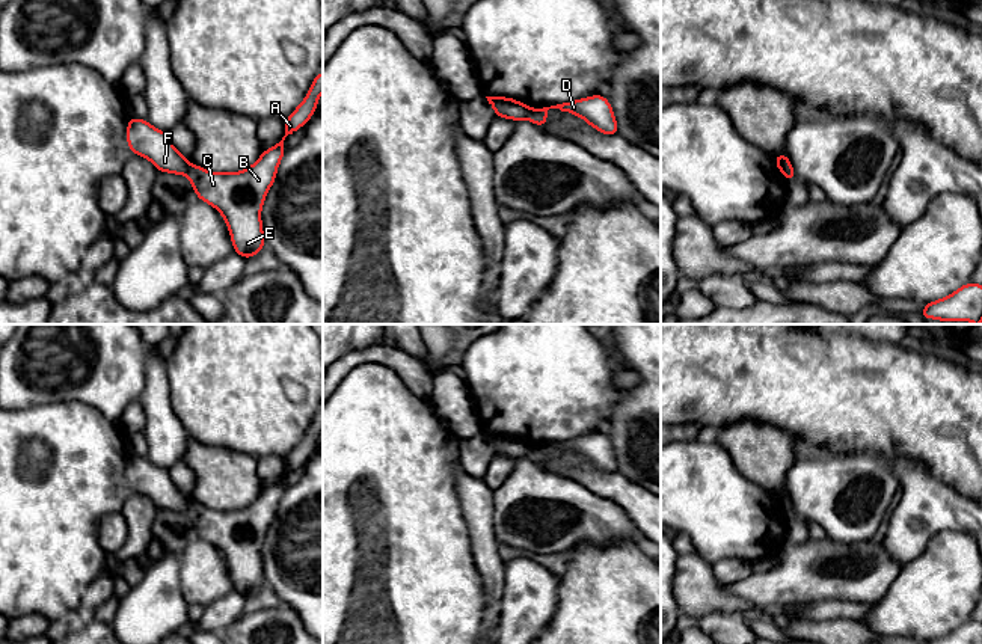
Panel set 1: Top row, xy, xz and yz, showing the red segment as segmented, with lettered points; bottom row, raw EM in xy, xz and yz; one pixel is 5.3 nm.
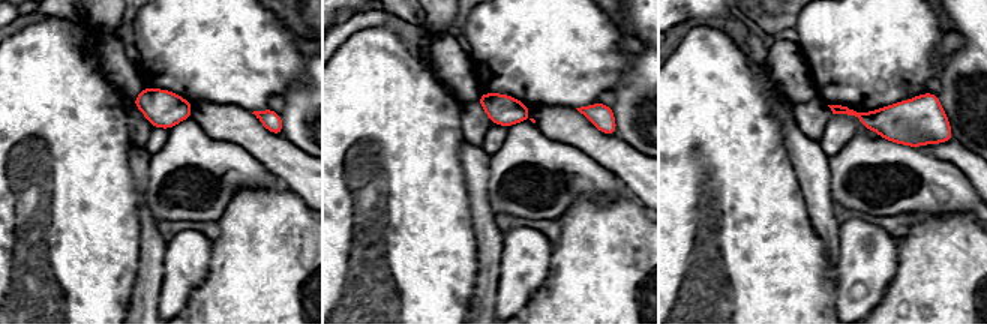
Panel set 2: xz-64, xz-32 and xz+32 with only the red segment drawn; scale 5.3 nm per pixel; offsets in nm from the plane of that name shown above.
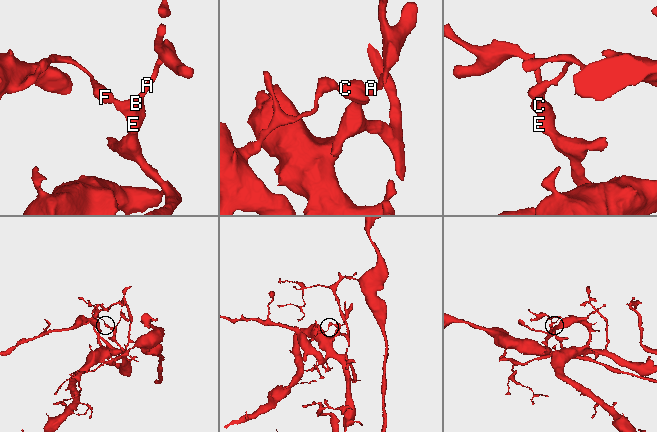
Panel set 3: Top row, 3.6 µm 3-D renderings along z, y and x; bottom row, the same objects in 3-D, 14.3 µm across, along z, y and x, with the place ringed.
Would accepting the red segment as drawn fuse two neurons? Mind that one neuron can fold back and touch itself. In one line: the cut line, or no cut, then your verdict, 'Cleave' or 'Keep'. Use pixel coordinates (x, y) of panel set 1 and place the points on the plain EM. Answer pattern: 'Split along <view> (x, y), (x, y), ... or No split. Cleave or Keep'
Split along xz (531, 447), (525, 456). Cleave

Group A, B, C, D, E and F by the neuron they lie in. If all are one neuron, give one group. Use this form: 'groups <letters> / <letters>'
groups A B C D E / F

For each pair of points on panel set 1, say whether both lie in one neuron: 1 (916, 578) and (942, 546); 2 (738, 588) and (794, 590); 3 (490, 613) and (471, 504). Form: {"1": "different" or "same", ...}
{"1": "same", "2": "same", "3": "same"}

